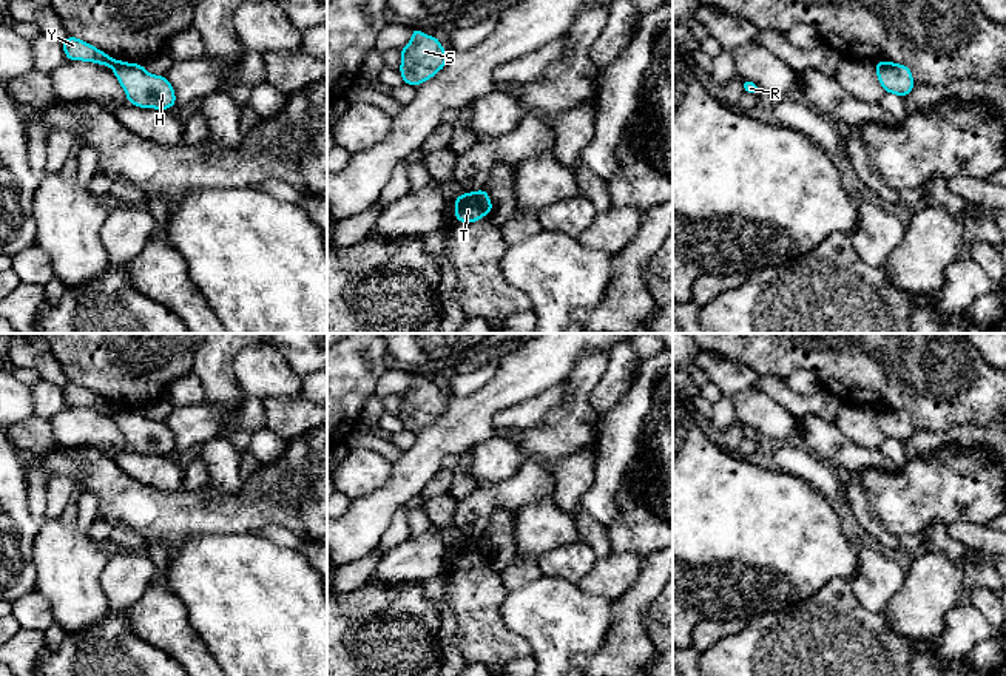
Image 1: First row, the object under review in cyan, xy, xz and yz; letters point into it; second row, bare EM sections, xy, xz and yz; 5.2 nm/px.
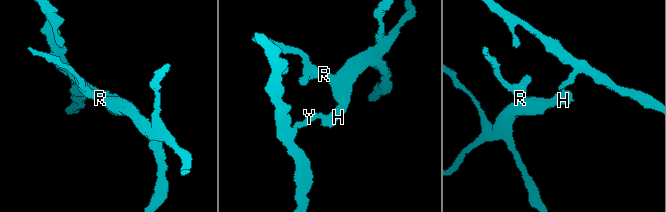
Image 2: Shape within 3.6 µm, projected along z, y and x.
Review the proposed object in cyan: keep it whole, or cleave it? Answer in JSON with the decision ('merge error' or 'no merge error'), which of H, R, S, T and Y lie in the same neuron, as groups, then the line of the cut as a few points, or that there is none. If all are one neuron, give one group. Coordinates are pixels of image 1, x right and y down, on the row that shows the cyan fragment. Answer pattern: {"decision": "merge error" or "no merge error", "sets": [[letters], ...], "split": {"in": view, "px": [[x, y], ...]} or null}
{"decision": "merge error", "sets": [["H", "R", "S", "T"], ["Y"]], "split": {"in": "xy", "px": [[124, 64], [111, 65]]}}

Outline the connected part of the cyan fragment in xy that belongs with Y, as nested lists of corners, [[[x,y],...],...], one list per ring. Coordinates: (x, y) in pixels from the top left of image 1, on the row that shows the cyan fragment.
[[[73,35],[62,42],[62,46],[68,60],[96,62],[105,66],[123,65],[122,60],[113,60],[108,54]]]

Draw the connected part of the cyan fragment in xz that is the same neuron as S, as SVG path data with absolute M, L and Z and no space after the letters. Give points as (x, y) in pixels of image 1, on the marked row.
M410 29L412 42L401 49L401 66L400 73L404 83L418 86L424 80L434 77L441 68L446 66L449 52L440 45L438 37L424 35L421 29Z

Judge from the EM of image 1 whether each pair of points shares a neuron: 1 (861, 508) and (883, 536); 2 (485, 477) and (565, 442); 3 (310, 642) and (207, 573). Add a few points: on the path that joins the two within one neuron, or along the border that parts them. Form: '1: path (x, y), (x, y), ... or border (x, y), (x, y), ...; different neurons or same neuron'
1: path (863, 514), (877, 530); same neuron
2: border (519, 443), (522, 465), (509, 477), (492, 483); different neurons
3: path (284, 636), (233, 585); same neuron

